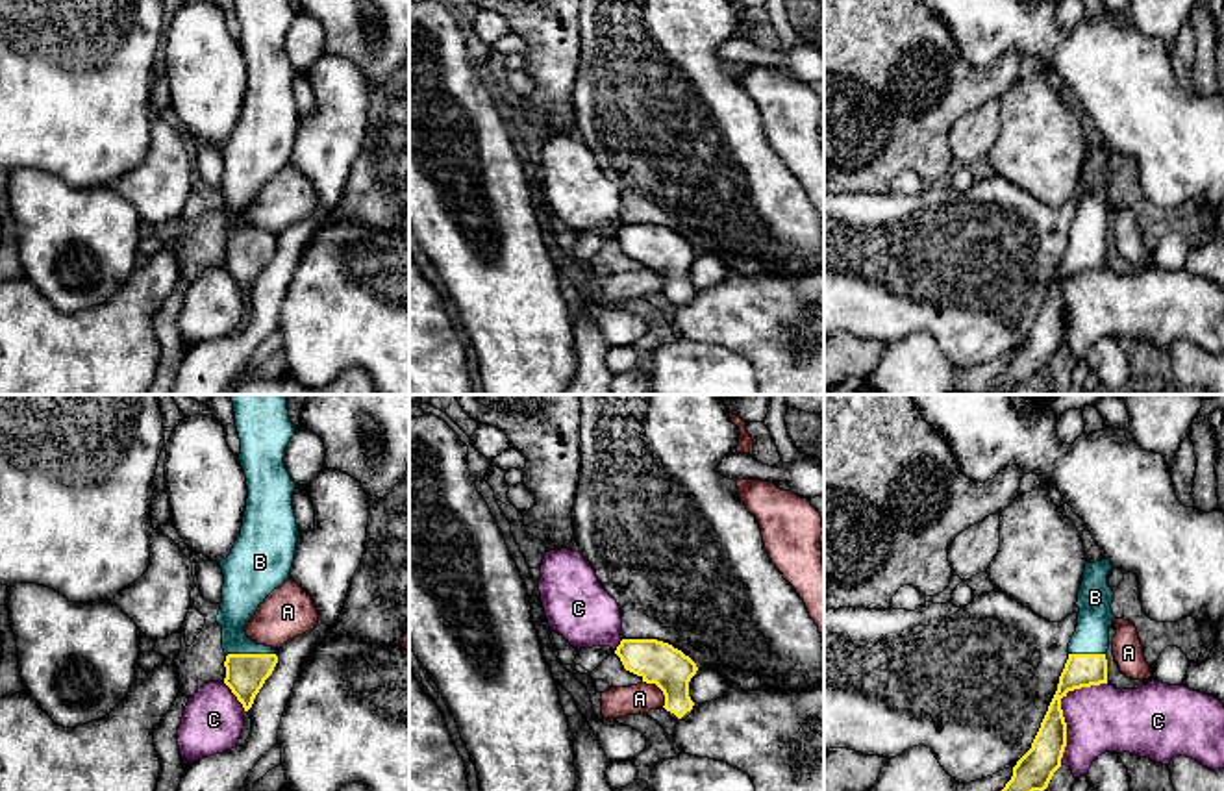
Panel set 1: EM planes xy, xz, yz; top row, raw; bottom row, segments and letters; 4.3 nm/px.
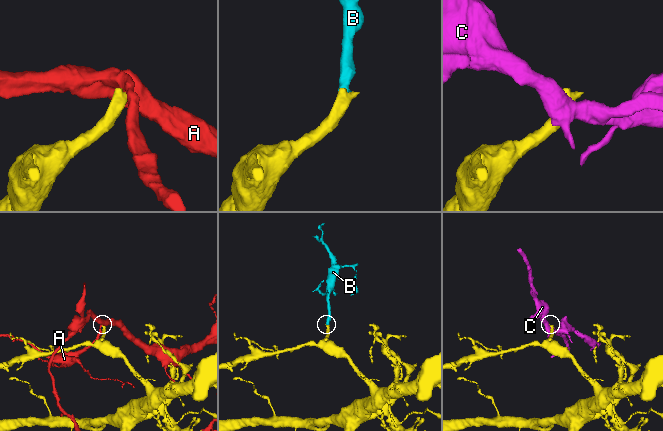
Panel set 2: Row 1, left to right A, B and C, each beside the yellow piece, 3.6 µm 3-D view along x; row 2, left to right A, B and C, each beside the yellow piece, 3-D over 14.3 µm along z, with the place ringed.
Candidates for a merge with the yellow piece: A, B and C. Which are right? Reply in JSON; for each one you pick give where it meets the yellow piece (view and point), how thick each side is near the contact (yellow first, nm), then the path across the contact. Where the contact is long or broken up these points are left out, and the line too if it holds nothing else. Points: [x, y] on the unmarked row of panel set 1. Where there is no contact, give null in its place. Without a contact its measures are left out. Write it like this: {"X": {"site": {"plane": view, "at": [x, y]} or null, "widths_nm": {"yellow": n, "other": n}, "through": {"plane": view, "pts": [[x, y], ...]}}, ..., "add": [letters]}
{"B": {"site": {"plane": "xy", "at": [250, 239]}, "widths_nm": {"yellow": 180, "other": 160}}, "add": ["B"]}

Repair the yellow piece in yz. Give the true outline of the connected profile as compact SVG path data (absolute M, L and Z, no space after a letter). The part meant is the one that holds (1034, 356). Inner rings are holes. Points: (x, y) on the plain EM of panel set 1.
M1109 144L1085 148L1083 165L1078 176L1078 211L1068 228L1068 245L1059 261L1057 276L1048 291L1031 333L1013 352L1013 361L1000 376L998 385L983 395L1011 395L1033 376L1044 376L1061 352L1067 332L1067 308L1061 283L1068 276L1107 269L1109 211L1113 209L1113 176L1107 159L1113 154Z

